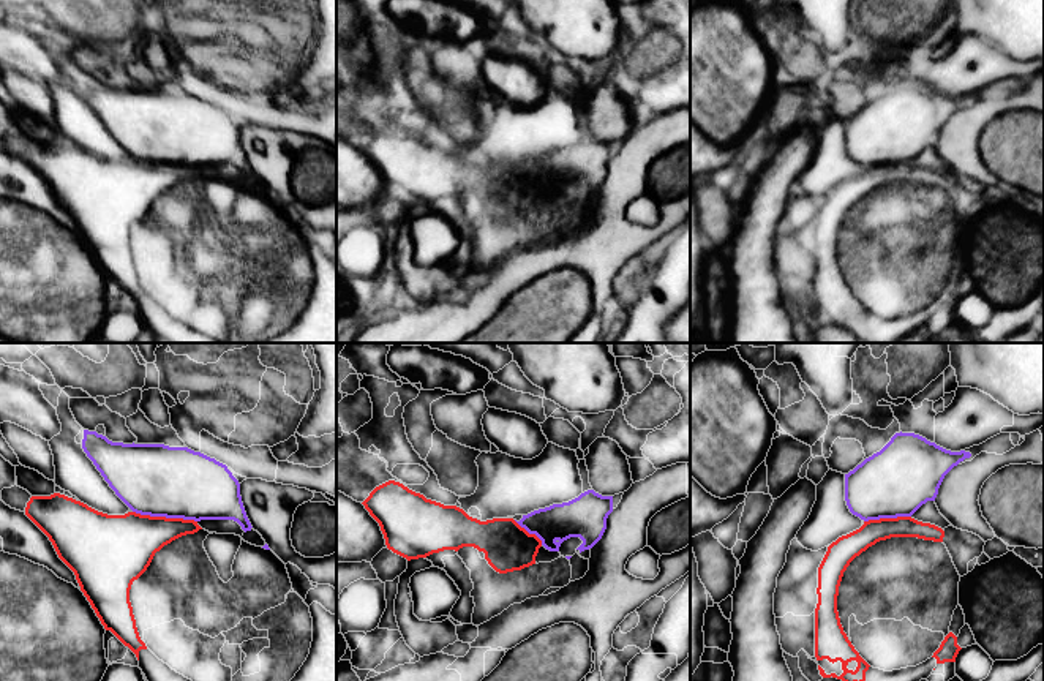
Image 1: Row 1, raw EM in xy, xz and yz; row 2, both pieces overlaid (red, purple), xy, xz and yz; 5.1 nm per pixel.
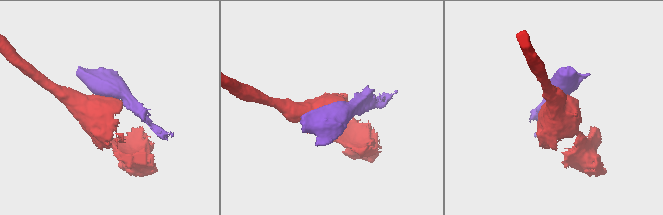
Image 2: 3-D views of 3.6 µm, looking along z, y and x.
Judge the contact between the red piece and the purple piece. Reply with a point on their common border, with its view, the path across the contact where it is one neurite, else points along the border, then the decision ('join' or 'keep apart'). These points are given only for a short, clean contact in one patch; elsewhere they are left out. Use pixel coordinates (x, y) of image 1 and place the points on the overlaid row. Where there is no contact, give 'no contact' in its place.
meets red in xy at (165, 517); keep apart

